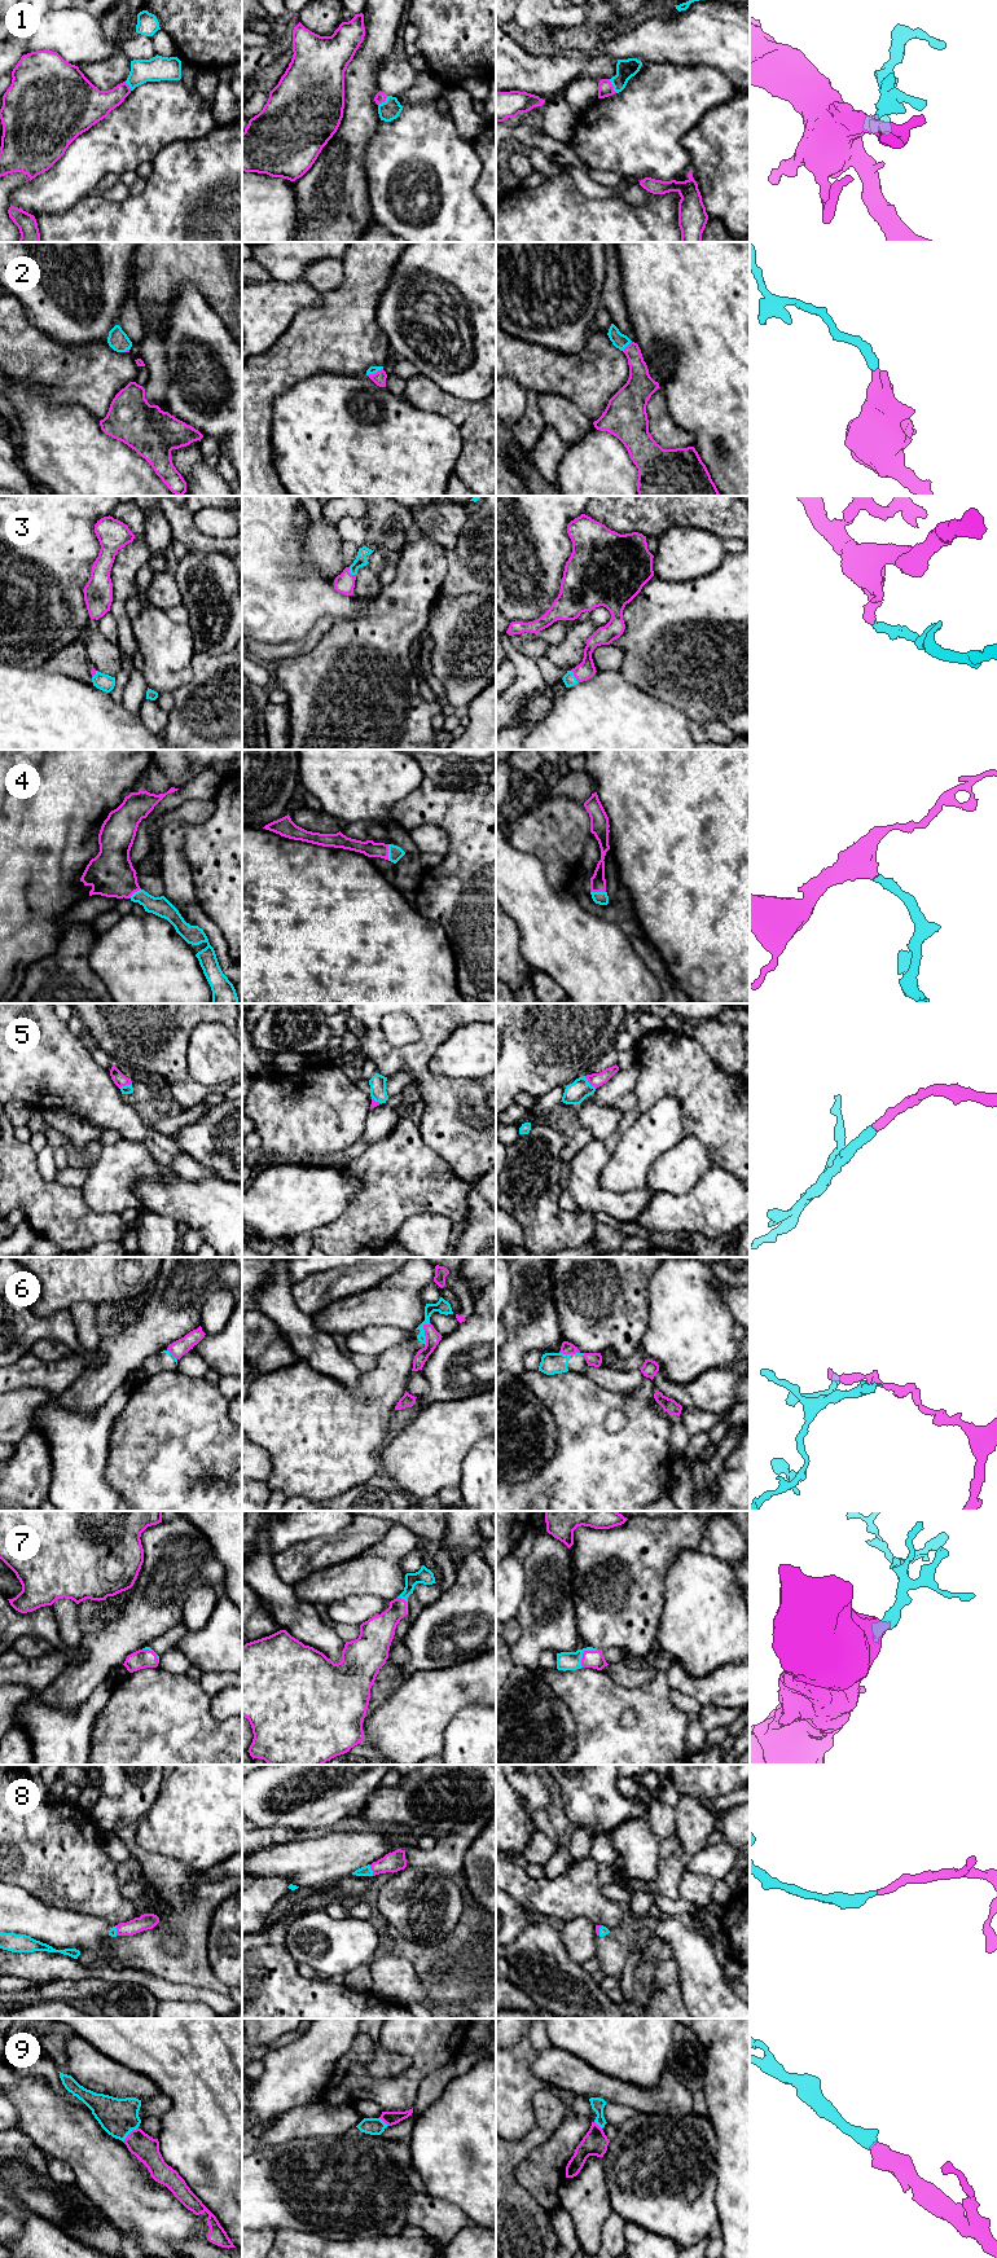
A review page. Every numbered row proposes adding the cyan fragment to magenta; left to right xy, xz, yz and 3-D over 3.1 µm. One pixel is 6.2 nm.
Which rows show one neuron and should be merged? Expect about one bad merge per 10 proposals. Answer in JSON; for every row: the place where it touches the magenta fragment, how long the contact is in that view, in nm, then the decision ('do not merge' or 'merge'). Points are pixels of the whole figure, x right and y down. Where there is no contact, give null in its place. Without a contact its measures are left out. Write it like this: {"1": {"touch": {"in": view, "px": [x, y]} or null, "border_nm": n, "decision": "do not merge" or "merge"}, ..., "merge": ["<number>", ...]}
{"1": {"touch": {"in": "yz", "px": [611, 86]}, "border_nm": 100, "decision": "merge"}, "2": {"touch": {"in": "yz", "px": [627, 346]}, "border_nm": 90, "decision": "merge"}, "3": {"touch": {"in": "yz", "px": [574, 675]}, "border_nm": 100, "decision": "merge"}, "4": {"touch": {"in": "xz", "px": [387, 852]}, "border_nm": 100, "decision": "merge"}, "5": {"touch": {"in": "yz", "px": [589, 1083]}, "border_nm": 110, "decision": "merge"}, "6": {"touch": {"in": "xz", "px": [425, 1332]}, "border_nm": 150, "decision": "do not merge"}, "7": {"touch": {"in": "yz", "px": [584, 1652]}, "border_nm": 150, "decision": "merge"}, "8": {"touch": {"in": "xz", "px": [372, 1870]}, "border_nm": 80, "decision": "merge"}, "9": {"touch": {"in": "xy", "px": [128, 2134]}, "border_nm": 140, "decision": "merge"}, "merge": ["1", "2", "3", "4", "5", "7", "8", "9"]}

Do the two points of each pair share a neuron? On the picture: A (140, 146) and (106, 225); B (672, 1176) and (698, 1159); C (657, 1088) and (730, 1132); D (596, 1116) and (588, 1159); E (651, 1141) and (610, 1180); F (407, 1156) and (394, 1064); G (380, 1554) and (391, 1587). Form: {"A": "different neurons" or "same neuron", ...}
{"A": "different neurons", "B": "same neuron", "C": "same neuron", "D": "different neurons", "E": "same neuron", "F": "different neurons", "G": "same neuron"}

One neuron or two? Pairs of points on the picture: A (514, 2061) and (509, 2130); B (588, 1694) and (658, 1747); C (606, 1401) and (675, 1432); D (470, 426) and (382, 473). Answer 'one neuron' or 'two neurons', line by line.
A: one neuron
B: one neuron
C: two neurons
D: two neurons

